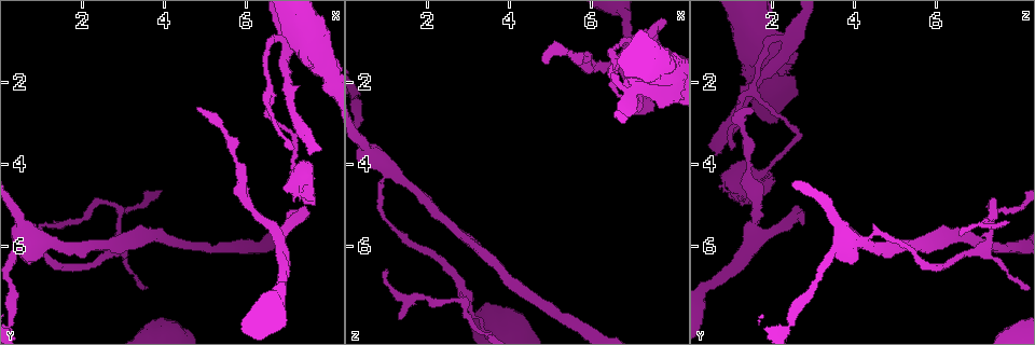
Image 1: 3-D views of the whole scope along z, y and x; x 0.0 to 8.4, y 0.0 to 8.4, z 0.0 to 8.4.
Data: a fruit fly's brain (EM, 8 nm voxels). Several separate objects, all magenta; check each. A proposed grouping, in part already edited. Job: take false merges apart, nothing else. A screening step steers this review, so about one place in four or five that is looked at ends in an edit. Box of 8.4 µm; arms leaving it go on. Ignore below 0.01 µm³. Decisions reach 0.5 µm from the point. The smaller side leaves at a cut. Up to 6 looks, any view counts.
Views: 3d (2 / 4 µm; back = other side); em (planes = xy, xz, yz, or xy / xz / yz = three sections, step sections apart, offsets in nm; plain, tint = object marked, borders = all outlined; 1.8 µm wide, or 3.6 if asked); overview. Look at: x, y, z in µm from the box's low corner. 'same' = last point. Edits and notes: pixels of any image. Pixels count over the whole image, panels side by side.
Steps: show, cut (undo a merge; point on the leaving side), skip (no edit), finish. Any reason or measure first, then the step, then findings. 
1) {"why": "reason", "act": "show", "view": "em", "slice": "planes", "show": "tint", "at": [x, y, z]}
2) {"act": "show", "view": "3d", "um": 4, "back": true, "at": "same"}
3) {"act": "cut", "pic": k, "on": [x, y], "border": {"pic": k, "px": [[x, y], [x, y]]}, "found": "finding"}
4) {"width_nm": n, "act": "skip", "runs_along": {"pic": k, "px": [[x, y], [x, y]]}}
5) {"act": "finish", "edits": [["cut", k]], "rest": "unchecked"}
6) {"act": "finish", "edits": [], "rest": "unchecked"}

{"why": "three arms meet", "act": "show", "view": "em", "slice": "xy", "step": 8, "show": "tint", "at": [2.95, 5.35, 7.35]}

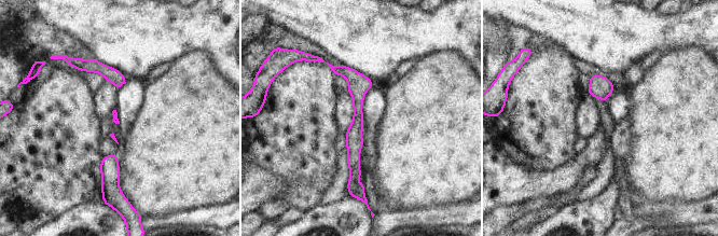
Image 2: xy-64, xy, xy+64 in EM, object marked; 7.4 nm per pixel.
{"why": "cut it another way", "act": "show", "view": "em", "slice": "planes", "show": "tint", "at": "same"}

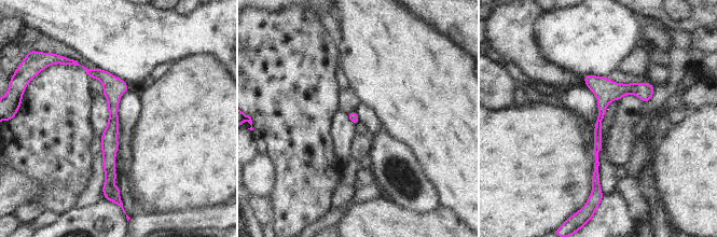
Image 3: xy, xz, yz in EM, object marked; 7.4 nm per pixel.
{"act": "skip", "found": "all the same cell"}

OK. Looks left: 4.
{"why": "a narrow waist", "act": "show", "view": "3d", "um": 4, "at": [5.45, 3.20, 1.25]}

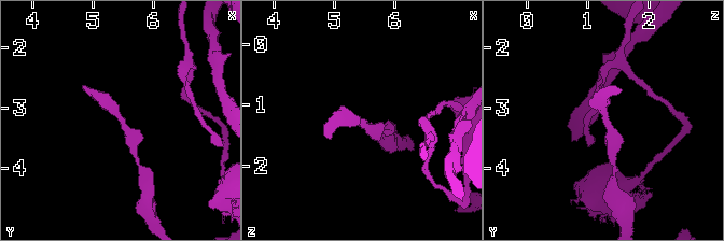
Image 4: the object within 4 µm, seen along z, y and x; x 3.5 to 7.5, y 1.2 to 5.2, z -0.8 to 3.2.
{"act": "show", "view": "em", "slice": "xz", "step": 16, "show": "tint", "at": [5.45, 3.15, 1.30]}

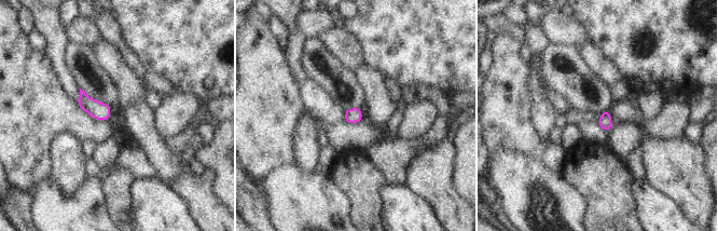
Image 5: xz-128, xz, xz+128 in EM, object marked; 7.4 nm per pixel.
{"act": "show", "view": "em", "slice": "planes", "show": "tint", "at": "same"}

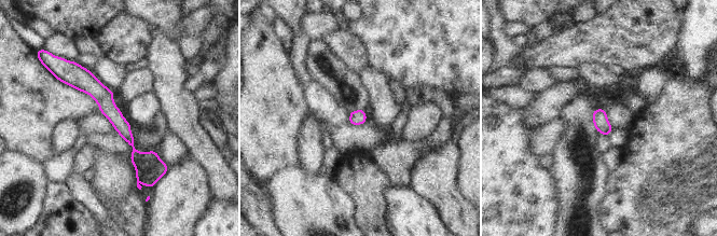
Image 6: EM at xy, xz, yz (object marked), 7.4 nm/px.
{"act": "skip", "found": "one cell here"}

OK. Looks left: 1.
{"act": "finish", "edits": [], "rest": "unchecked"}

